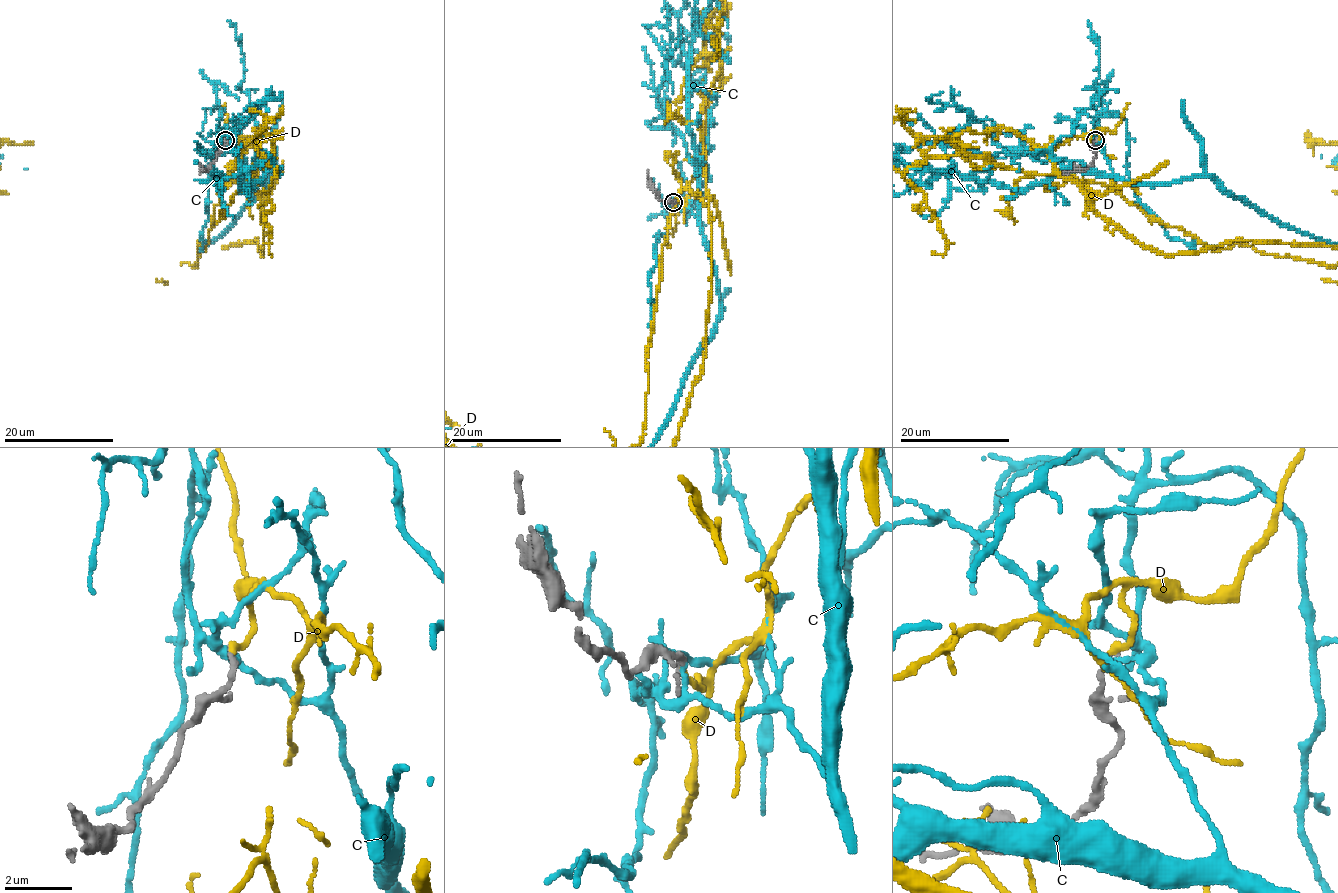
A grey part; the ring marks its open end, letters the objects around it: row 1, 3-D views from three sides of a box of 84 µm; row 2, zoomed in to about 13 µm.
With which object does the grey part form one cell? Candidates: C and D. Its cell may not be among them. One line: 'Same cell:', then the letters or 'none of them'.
Same cell: D

